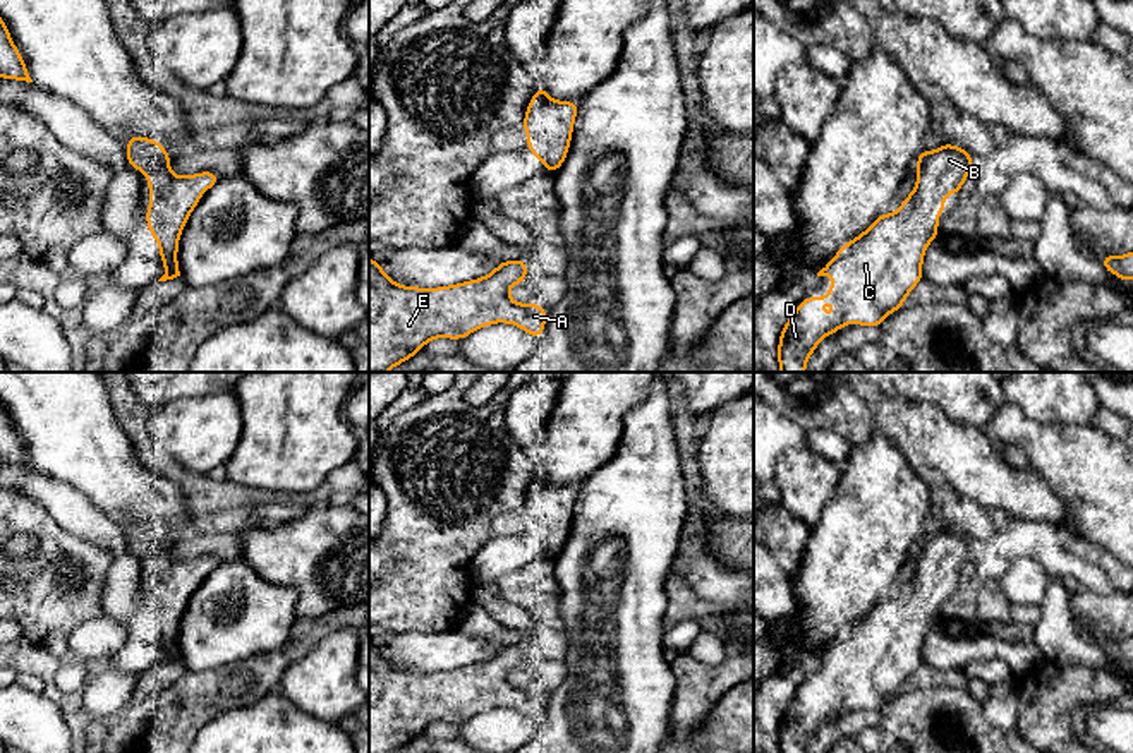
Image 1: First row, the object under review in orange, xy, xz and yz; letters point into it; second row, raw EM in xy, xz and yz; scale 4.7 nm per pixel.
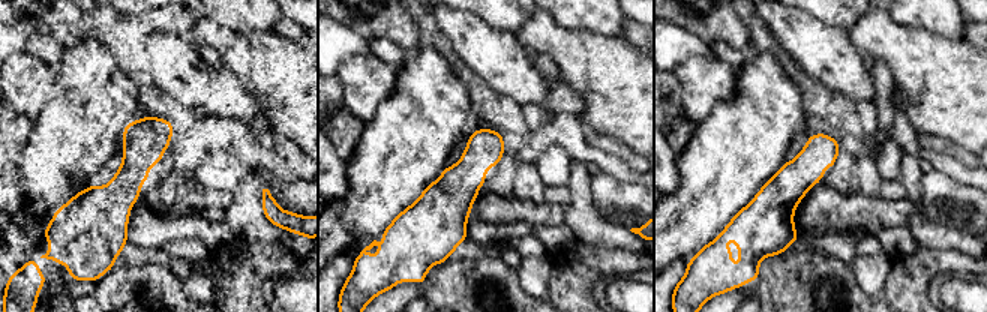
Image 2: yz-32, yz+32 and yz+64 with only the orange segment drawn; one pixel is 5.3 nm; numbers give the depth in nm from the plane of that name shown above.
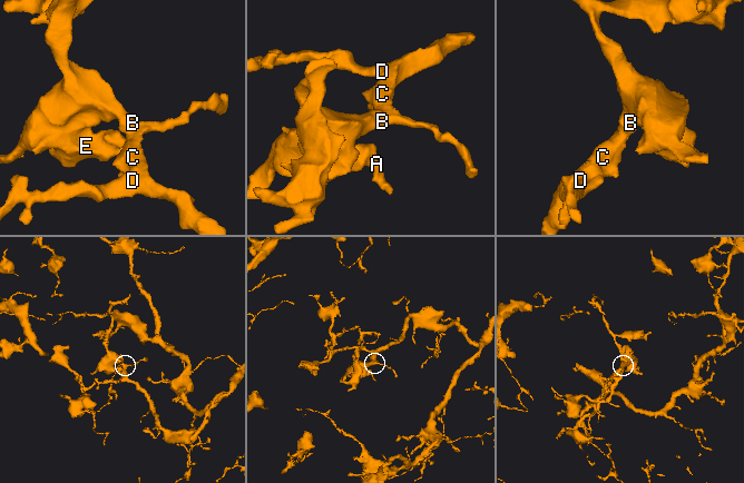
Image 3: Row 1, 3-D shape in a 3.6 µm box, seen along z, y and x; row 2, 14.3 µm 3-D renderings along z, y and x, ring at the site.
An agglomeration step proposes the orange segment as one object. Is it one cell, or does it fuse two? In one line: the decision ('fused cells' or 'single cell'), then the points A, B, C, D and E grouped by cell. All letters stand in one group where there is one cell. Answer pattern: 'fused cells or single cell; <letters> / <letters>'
single cell; A B C D E

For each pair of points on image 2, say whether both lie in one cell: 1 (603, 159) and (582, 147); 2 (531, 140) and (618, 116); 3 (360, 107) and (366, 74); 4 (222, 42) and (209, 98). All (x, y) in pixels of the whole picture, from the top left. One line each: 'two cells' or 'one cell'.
1: one cell
2: two cells
3: one cell
4: two cells

